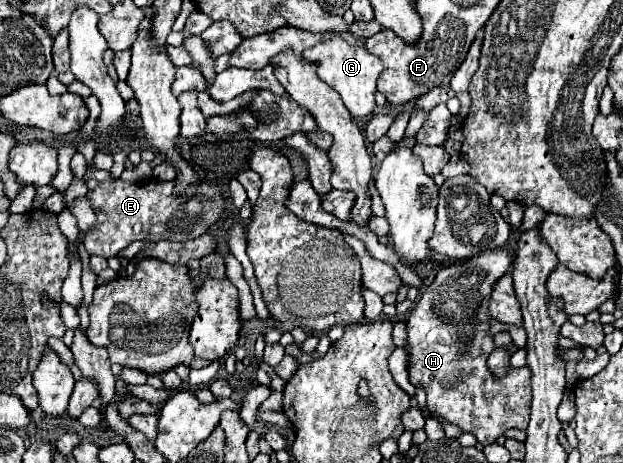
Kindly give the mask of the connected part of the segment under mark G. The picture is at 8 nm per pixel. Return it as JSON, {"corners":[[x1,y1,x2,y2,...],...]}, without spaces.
{"corners":[[332,38,332,40,324,40,314,48,308,48,302,52,302,58,306,58,308,62,316,64,316,74,320,80,324,80,330,88,334,88,344,106,350,110,350,116,354,120,366,118,374,112,376,108,376,80,382,72,382,62,372,56,366,48,362,46,352,46,340,38]]}

